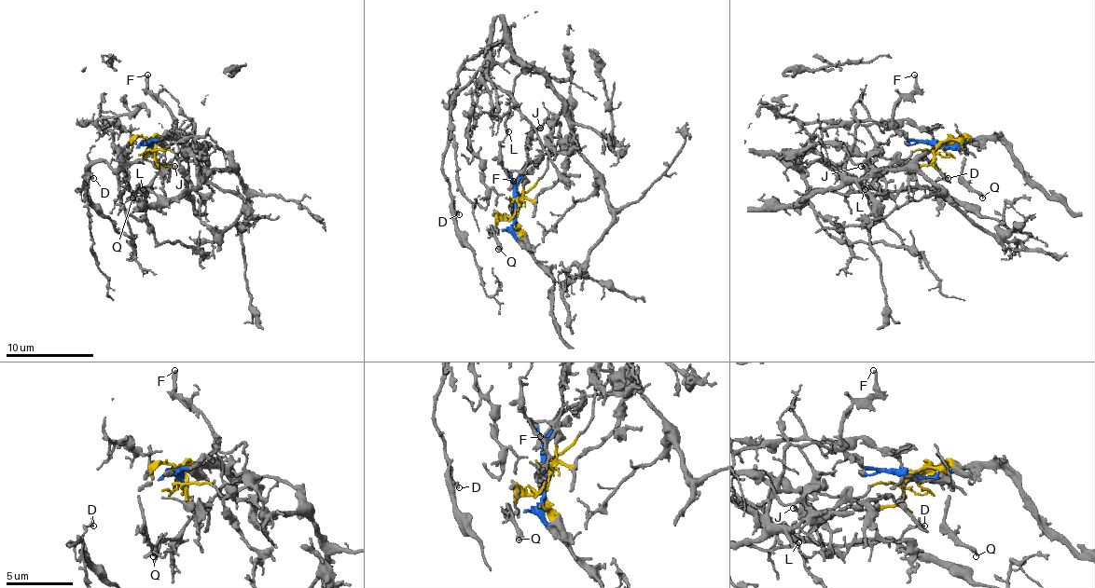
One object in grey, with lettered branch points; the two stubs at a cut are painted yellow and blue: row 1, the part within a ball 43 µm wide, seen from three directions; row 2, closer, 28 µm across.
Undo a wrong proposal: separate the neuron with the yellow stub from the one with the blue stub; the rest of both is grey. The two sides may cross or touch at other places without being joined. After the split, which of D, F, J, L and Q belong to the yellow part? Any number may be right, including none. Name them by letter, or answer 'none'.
D, J, L

